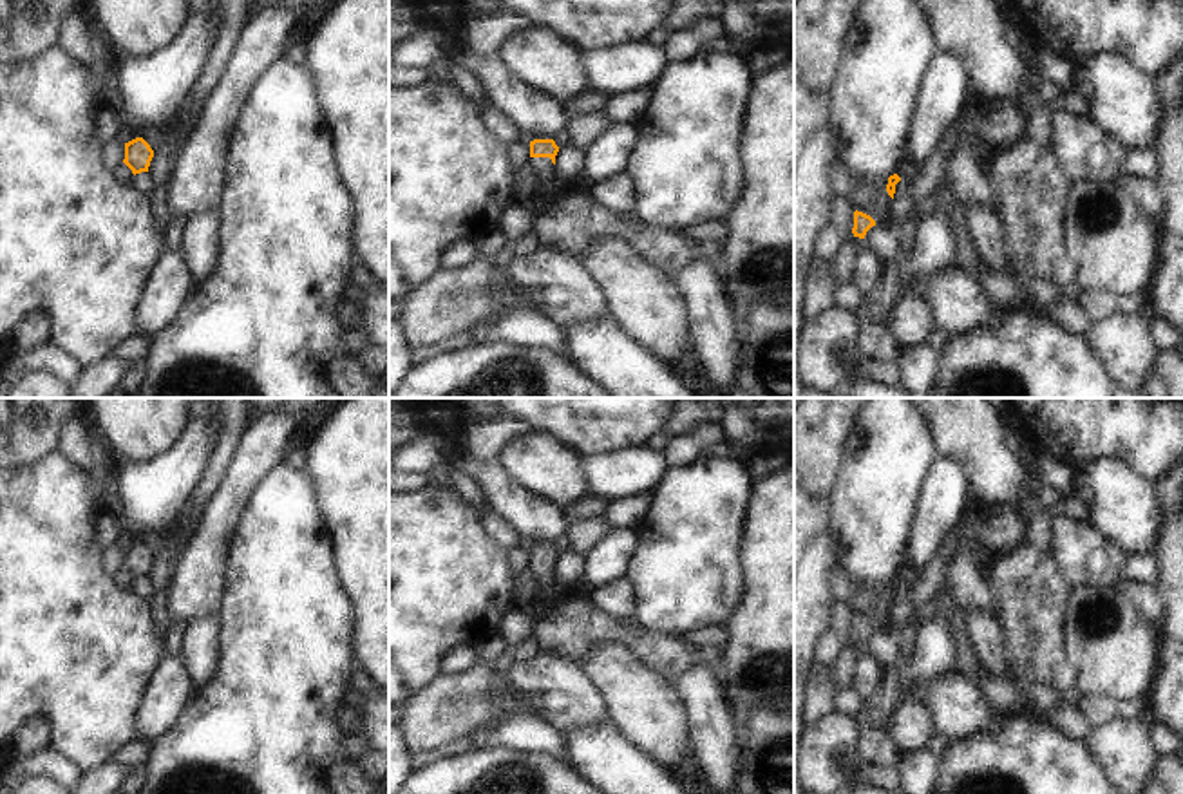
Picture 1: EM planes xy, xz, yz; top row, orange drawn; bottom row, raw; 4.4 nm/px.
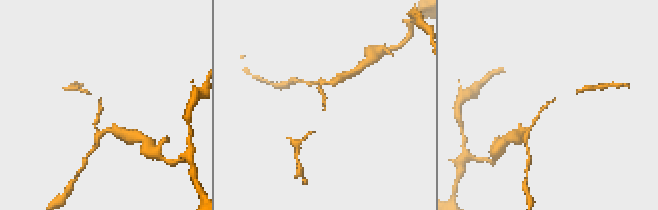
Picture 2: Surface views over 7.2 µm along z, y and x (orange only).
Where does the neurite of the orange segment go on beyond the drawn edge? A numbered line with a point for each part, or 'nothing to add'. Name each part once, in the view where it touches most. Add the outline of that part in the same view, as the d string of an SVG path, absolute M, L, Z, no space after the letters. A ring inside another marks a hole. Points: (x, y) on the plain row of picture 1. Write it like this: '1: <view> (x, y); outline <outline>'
1: xz (547, 590); outline M530 562L528 570L534 579L534 600L526 608L526 615L534 628L566 591L564 586L555 581L550 562Z

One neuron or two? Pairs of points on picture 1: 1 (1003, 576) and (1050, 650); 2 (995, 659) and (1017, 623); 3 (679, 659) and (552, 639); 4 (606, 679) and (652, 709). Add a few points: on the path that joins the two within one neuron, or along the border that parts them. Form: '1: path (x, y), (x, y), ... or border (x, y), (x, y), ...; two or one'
1: path (1021, 594), (1030, 603), (1037, 632); one
2: border (993, 615), (1003, 633), (1004, 664), (1012, 679); two
3: path (648, 646), (635, 644), (615, 632), (583, 632); one
4: path (617, 679), (641, 702); one

